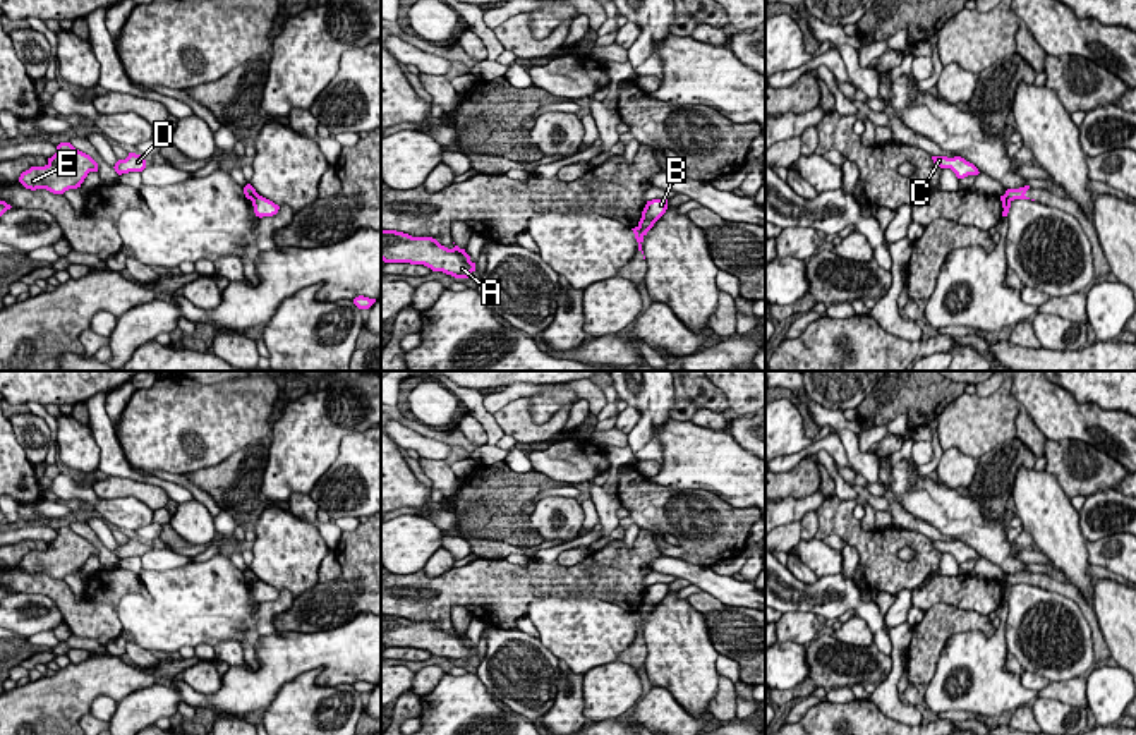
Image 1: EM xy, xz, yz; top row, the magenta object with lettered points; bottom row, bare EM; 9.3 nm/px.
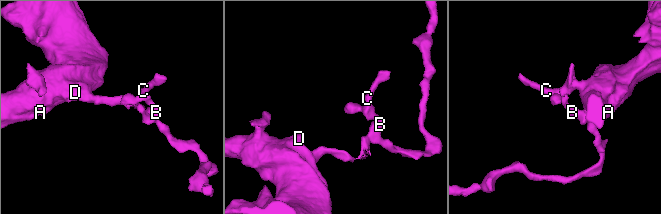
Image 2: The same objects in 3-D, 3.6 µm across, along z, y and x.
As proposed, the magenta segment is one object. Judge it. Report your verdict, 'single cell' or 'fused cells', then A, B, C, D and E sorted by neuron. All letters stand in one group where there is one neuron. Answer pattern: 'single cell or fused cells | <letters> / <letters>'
fused cells | A D E / B C

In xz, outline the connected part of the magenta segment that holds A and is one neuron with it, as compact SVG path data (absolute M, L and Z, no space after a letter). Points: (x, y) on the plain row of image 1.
M381 615L381 644L384 647L424 649L455 663L468 663L475 656L475 647L456 629L448 634L432 622L412 622L396 615Z

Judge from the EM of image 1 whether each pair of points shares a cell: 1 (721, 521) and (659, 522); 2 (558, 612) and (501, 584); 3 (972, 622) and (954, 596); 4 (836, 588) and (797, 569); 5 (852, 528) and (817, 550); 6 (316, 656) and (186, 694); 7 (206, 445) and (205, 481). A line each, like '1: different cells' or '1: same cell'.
1: same cell
2: different cells
3: different cells
4: different cells
5: different cells
6: same cell
7: different cells

